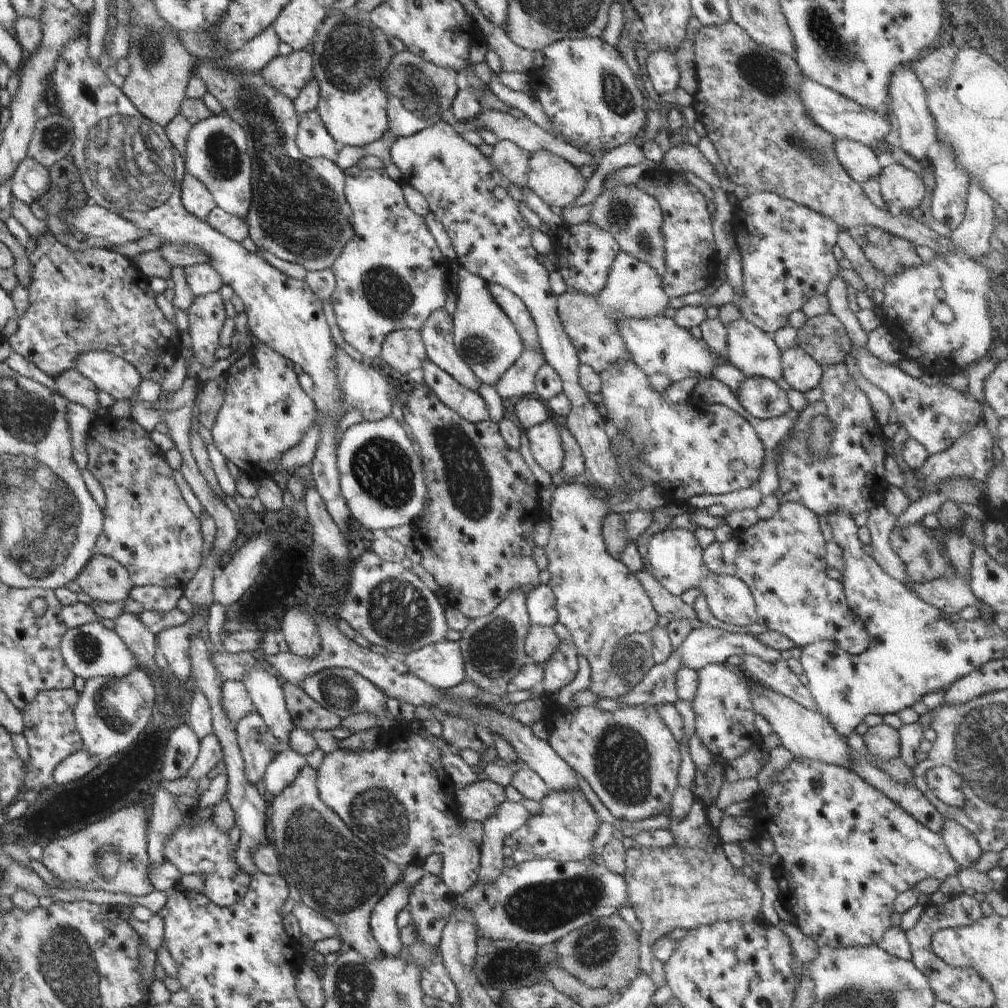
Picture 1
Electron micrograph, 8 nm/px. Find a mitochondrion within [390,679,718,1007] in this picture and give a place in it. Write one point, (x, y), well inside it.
(542, 907)

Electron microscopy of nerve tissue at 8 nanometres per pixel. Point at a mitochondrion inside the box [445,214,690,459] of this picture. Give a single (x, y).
(477, 348)

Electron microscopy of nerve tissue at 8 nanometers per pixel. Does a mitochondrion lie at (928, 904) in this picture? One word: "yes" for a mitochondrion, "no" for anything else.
no

